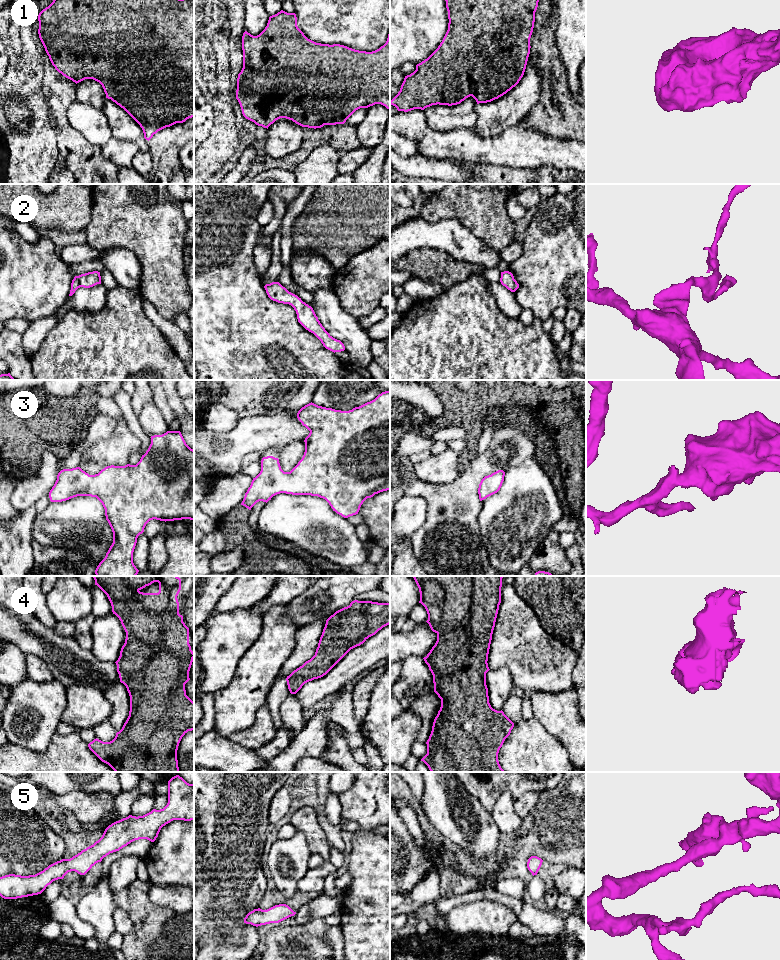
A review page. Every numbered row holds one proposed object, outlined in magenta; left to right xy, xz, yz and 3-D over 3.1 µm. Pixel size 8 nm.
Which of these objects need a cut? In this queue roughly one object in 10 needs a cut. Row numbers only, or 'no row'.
no row

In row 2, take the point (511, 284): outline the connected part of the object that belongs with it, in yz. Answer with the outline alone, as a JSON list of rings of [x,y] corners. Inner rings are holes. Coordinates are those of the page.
[[[509,271],[501,272],[500,282],[511,292],[515,292],[519,288],[519,284],[514,279],[514,276]]]

